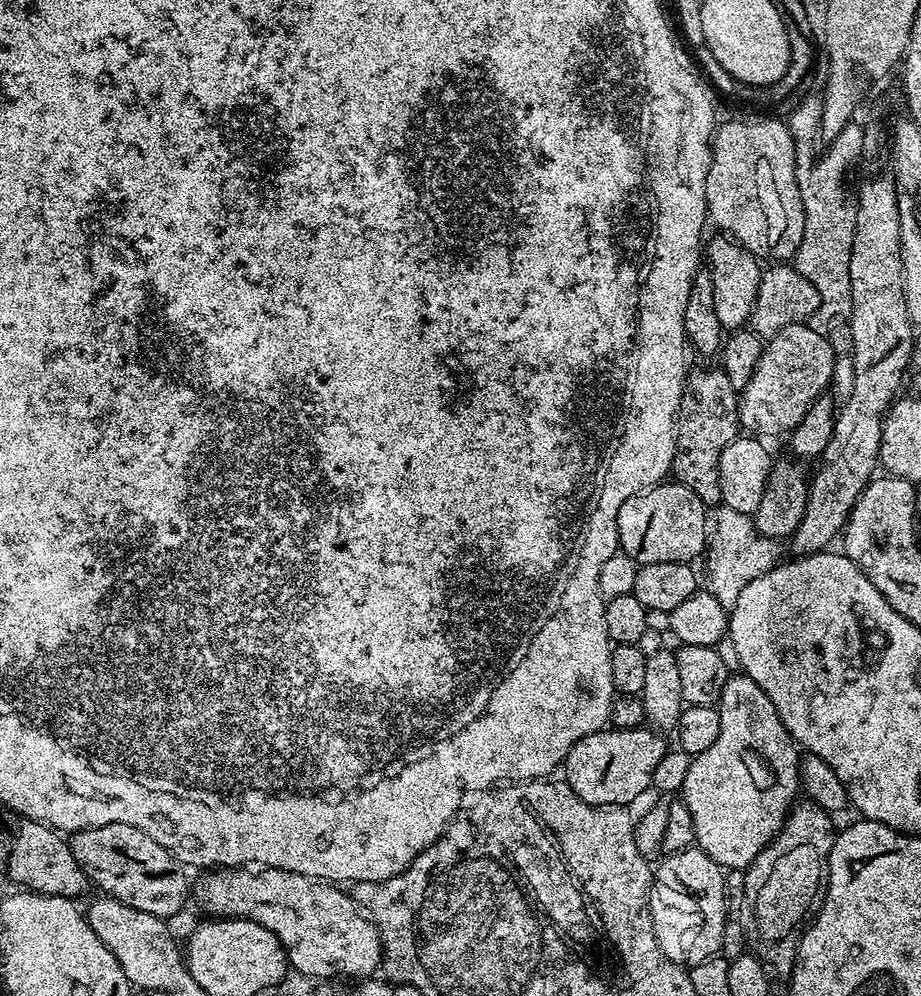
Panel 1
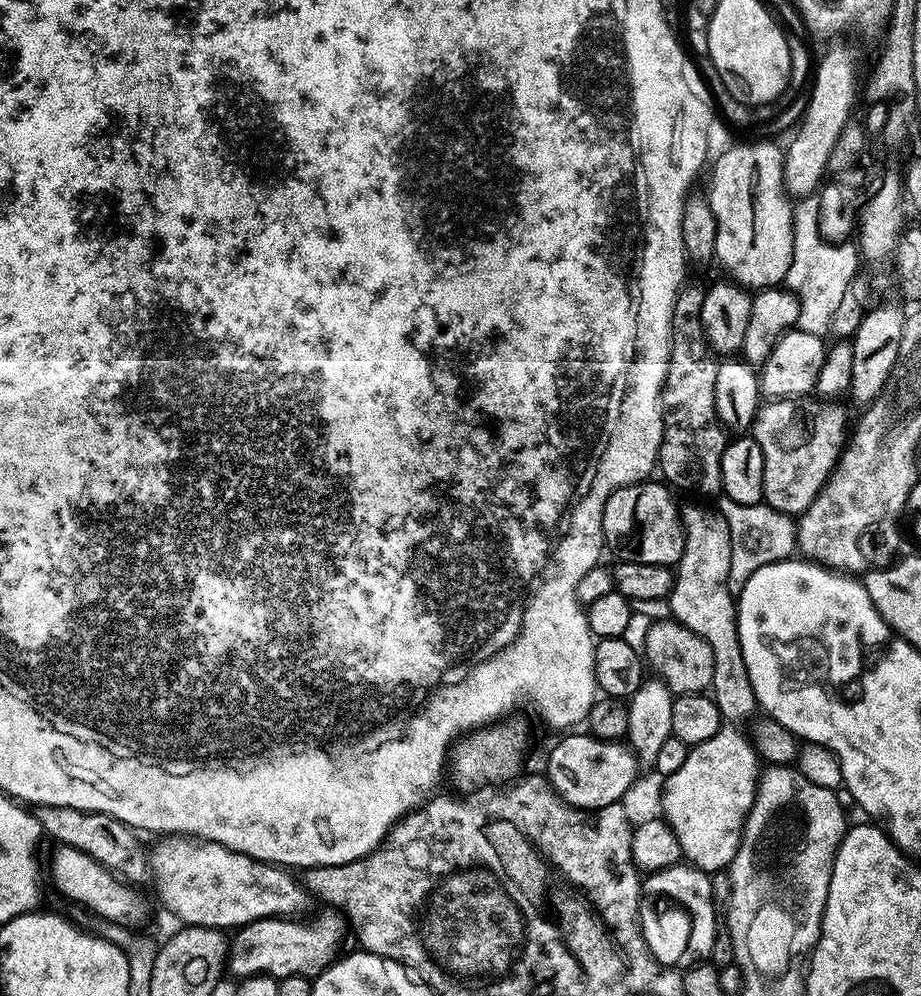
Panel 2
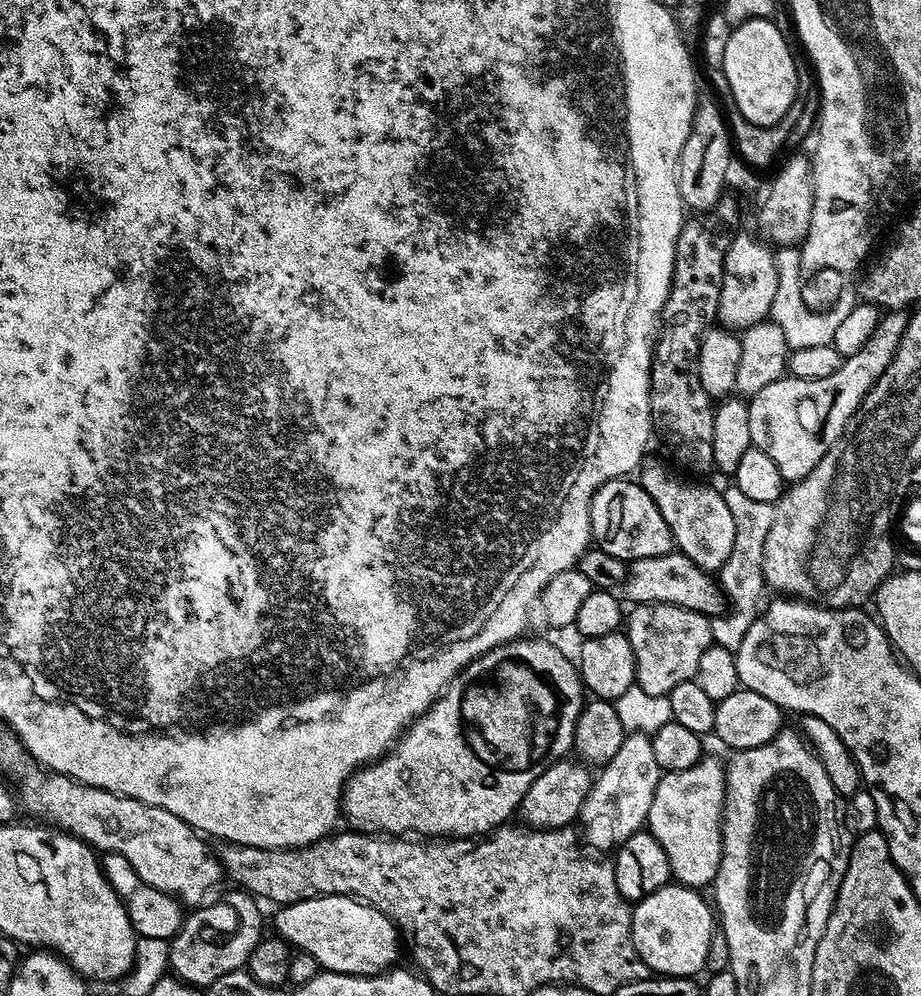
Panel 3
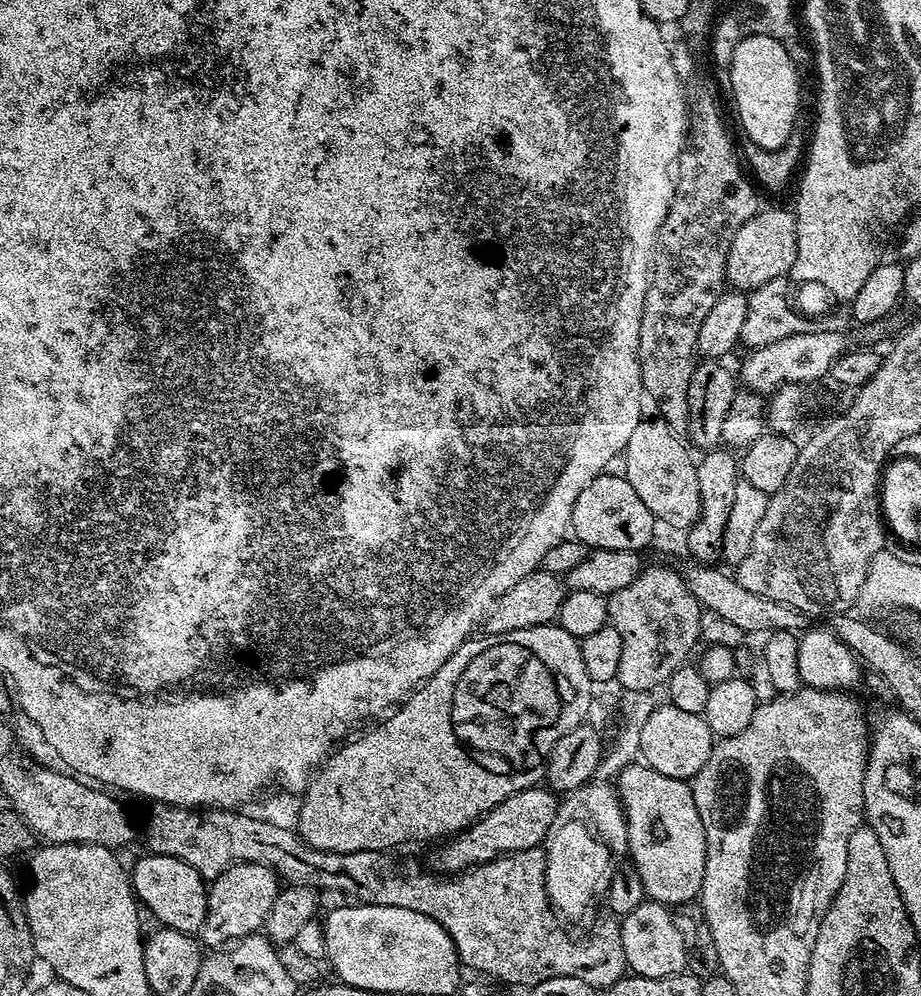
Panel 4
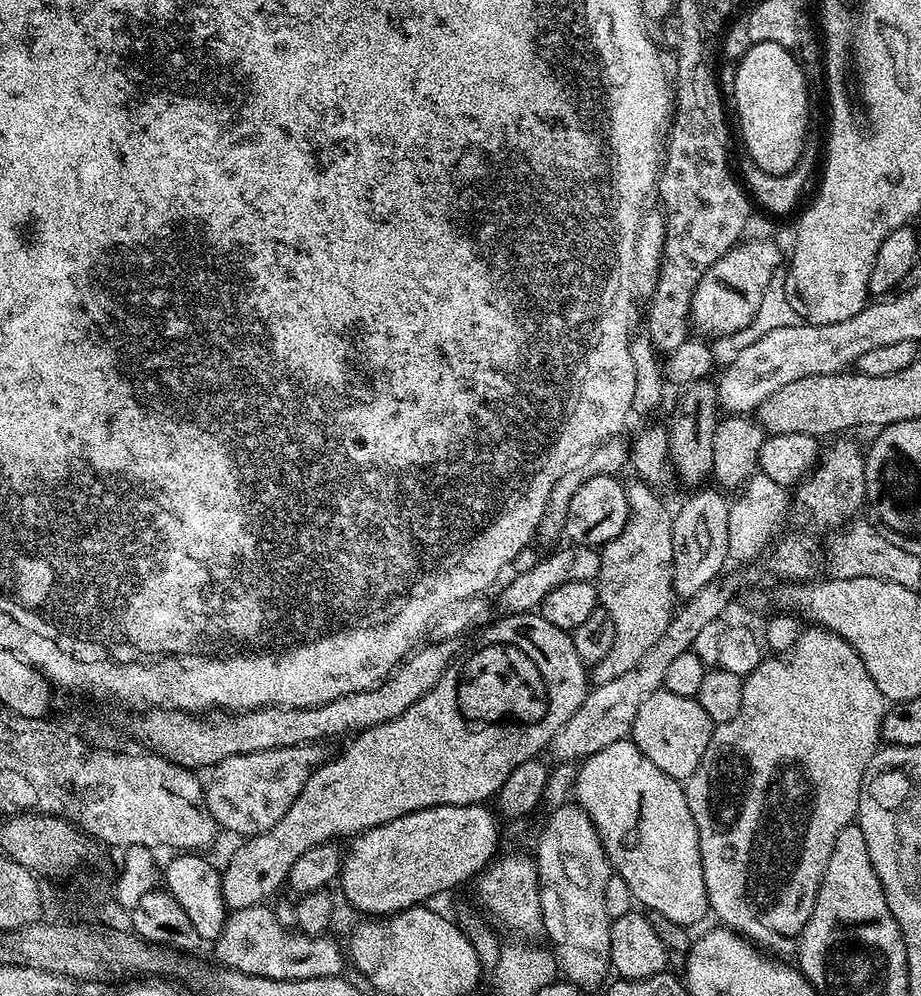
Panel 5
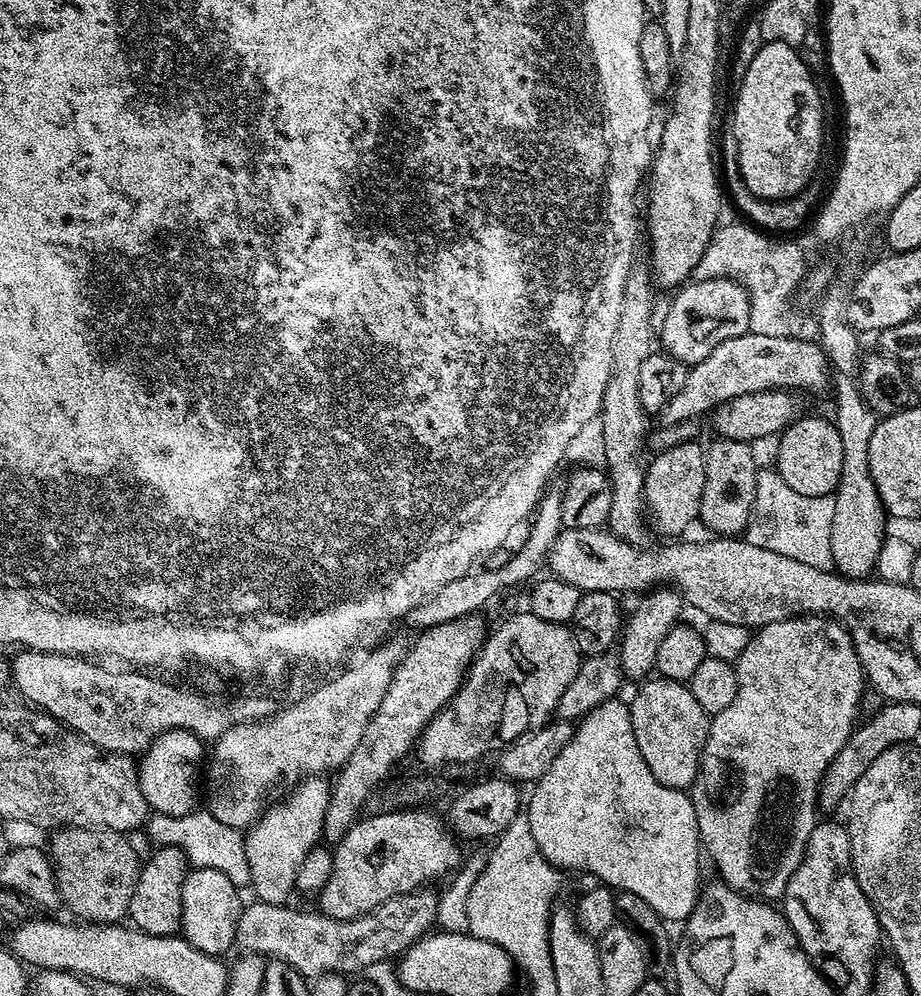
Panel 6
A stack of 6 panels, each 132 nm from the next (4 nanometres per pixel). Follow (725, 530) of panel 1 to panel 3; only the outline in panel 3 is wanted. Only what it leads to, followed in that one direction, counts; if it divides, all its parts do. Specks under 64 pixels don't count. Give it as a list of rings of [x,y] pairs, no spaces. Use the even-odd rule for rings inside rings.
[[[735,486],[725,487],[723,493],[726,506],[734,518],[734,546],[730,550],[730,556],[720,567],[718,583],[724,589],[730,613],[734,616],[748,613],[749,621],[753,624],[762,608],[760,595],[766,592],[764,547],[766,534],[770,534],[770,522],[774,522],[774,507],[766,502],[754,502],[754,498],[742,494],[742,490],[738,490]]]

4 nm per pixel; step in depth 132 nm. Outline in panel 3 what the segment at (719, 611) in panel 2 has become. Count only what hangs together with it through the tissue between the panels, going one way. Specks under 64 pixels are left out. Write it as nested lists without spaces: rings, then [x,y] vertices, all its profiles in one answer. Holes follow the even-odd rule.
[[[651,458],[643,461],[638,482],[646,494],[654,498],[658,510],[662,510],[662,518],[666,518],[666,526],[670,526],[675,547],[703,572],[719,573],[734,546],[734,518],[726,506],[723,491],[715,492],[704,484],[687,484],[679,480],[662,461]]]

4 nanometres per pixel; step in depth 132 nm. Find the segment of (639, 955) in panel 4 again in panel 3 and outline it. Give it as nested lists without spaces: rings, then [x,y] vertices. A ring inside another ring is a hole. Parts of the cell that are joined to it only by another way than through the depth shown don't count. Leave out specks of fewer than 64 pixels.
[[[669,882],[632,909],[632,941],[646,966],[664,978],[692,978],[705,971],[714,912],[695,888]]]

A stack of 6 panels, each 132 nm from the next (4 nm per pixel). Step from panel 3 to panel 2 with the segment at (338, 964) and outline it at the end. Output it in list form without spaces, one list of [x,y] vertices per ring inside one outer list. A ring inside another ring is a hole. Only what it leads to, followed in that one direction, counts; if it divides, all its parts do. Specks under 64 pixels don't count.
[[[324,910],[321,916],[303,924],[300,918],[269,918],[245,924],[230,944],[230,972],[236,978],[267,974],[277,978],[307,976],[315,978],[333,965],[336,951],[344,940],[346,920],[339,911]]]

